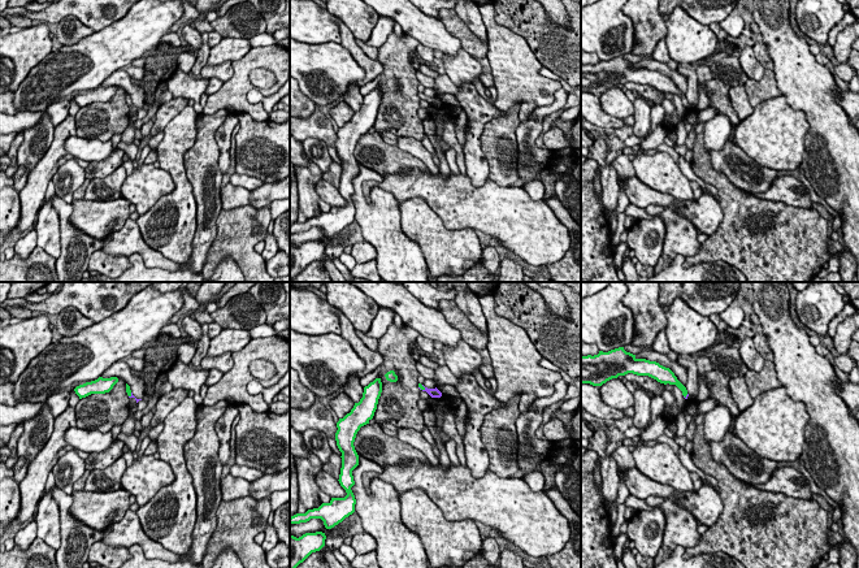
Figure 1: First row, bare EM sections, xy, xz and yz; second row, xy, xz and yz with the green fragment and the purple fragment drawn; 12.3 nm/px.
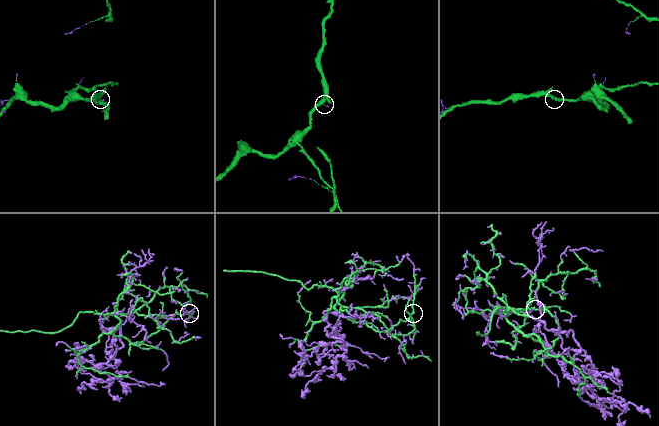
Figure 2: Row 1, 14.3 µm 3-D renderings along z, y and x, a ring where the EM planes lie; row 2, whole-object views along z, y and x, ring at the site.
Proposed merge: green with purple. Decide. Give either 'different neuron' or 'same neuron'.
same neuron

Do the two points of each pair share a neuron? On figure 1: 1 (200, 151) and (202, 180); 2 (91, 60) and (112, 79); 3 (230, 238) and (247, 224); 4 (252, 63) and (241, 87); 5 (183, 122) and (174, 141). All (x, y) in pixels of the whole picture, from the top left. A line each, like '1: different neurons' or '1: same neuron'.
1: same neuron
2: different neurons
3: same neuron
4: same neuron
5: same neuron

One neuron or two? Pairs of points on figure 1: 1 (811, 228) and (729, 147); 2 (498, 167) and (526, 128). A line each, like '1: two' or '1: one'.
1: two
2: two

